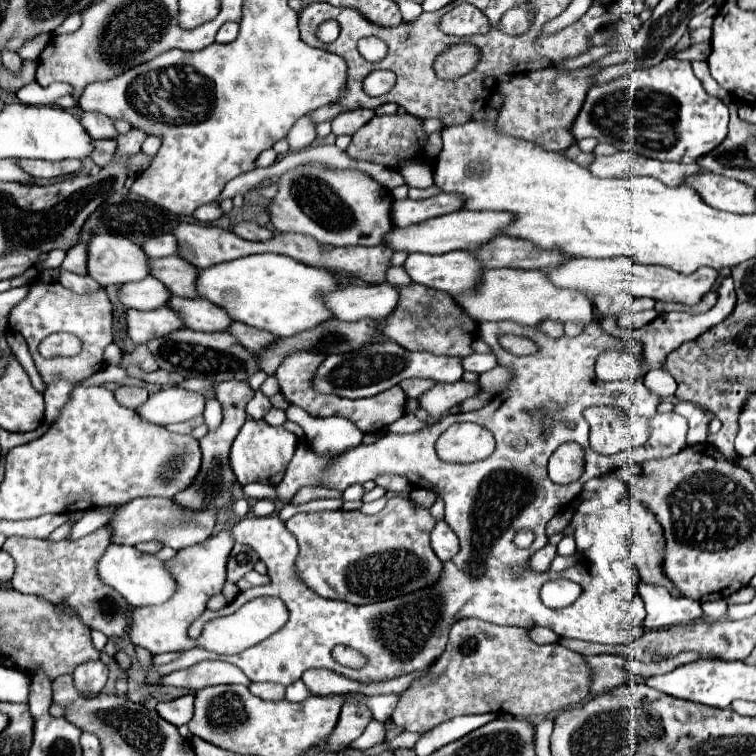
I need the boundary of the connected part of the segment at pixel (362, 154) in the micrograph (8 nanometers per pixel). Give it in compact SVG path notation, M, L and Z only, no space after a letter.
M391 114L391 116L375 116L367 122L359 132L353 134L353 140L347 148L347 154L353 160L375 162L393 170L401 170L407 162L425 162L425 146L427 132L423 130L423 120L411 114Z

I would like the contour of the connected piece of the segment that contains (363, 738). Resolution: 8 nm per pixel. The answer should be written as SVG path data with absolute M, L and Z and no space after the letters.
M371 720L369 726L365 728L365 732L351 746L353 746L353 749L367 750L367 748L373 748L373 746L381 744L383 740L385 740L385 724L377 722L377 720Z

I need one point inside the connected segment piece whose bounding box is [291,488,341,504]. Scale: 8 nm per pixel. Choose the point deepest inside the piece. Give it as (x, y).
(308, 494)

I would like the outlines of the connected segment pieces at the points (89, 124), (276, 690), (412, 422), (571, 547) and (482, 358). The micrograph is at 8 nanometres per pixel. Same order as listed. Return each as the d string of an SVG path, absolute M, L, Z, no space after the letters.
M83 112L81 124L85 126L85 130L89 130L89 134L93 134L93 138L115 138L117 136L117 130L111 118L99 112Z
M251 682L249 690L263 700L283 700L285 698L285 688L273 682Z
M406 412L397 422L387 427L388 432L396 434L413 433L426 425L416 418L414 414Z
M565 536L565 538L557 544L557 552L559 552L561 556L571 556L571 554L575 554L577 548L575 548L573 536Z
M473 352L471 356L461 358L461 366L467 372L483 374L483 372L487 372L487 370L491 370L491 368L497 366L497 358L493 354L477 354L477 352Z

